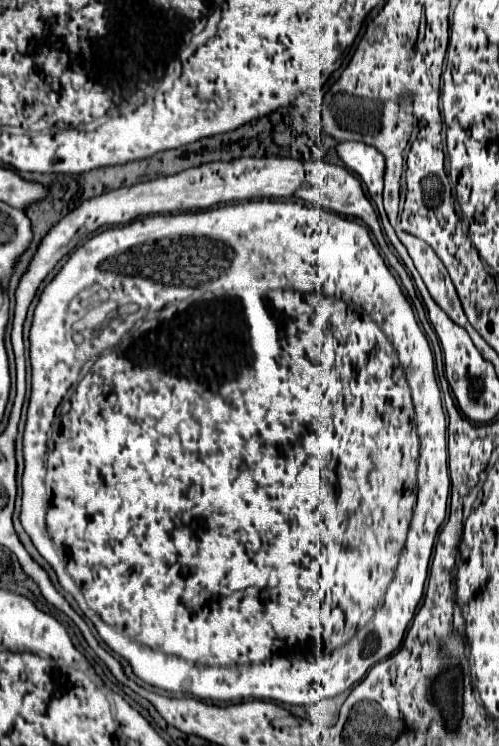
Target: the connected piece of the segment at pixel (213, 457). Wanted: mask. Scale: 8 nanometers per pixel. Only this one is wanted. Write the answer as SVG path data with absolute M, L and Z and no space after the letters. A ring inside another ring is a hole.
M262 198L222 204L205 212L153 214L127 226L103 230L79 246L63 264L61 272L45 286L35 308L29 340L33 374L23 434L25 474L21 524L39 554L55 570L63 590L75 598L83 614L97 628L101 640L117 656L129 662L137 678L161 690L191 694L201 700L243 702L259 698L291 706L307 706L349 690L365 678L373 664L385 660L399 648L407 624L421 600L435 536L447 514L451 486L447 466L447 420L435 380L429 342L415 320L409 300L403 296L395 276L387 270L385 260L371 242L365 226L319 206L307 206L295 200L284 202L282 199ZM235 262L255 264L255 268L271 272L271 276L275 276L275 288L287 288L287 292L223 296L207 304L207 292L195 292L195 286L203 288L209 276L223 276ZM91 286L105 288L119 308L135 308L127 314L131 320L141 320L147 314L151 316L143 322L143 338L123 342L123 348L119 348L117 342L111 354L99 354L87 376L79 380L81 368L91 360L91 356L83 356L83 348L75 344L77 330L73 328L73 322L67 320L67 310L71 300ZM203 328L209 336L199 336L199 330L203 332ZM185 344L191 344L191 380L187 380ZM409 522L413 534L407 532Z

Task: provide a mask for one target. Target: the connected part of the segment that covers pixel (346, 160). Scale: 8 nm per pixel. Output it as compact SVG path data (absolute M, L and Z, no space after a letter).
M339 142L335 152L345 168L355 170L359 178L365 182L371 198L381 198L383 192L383 156L363 142Z

